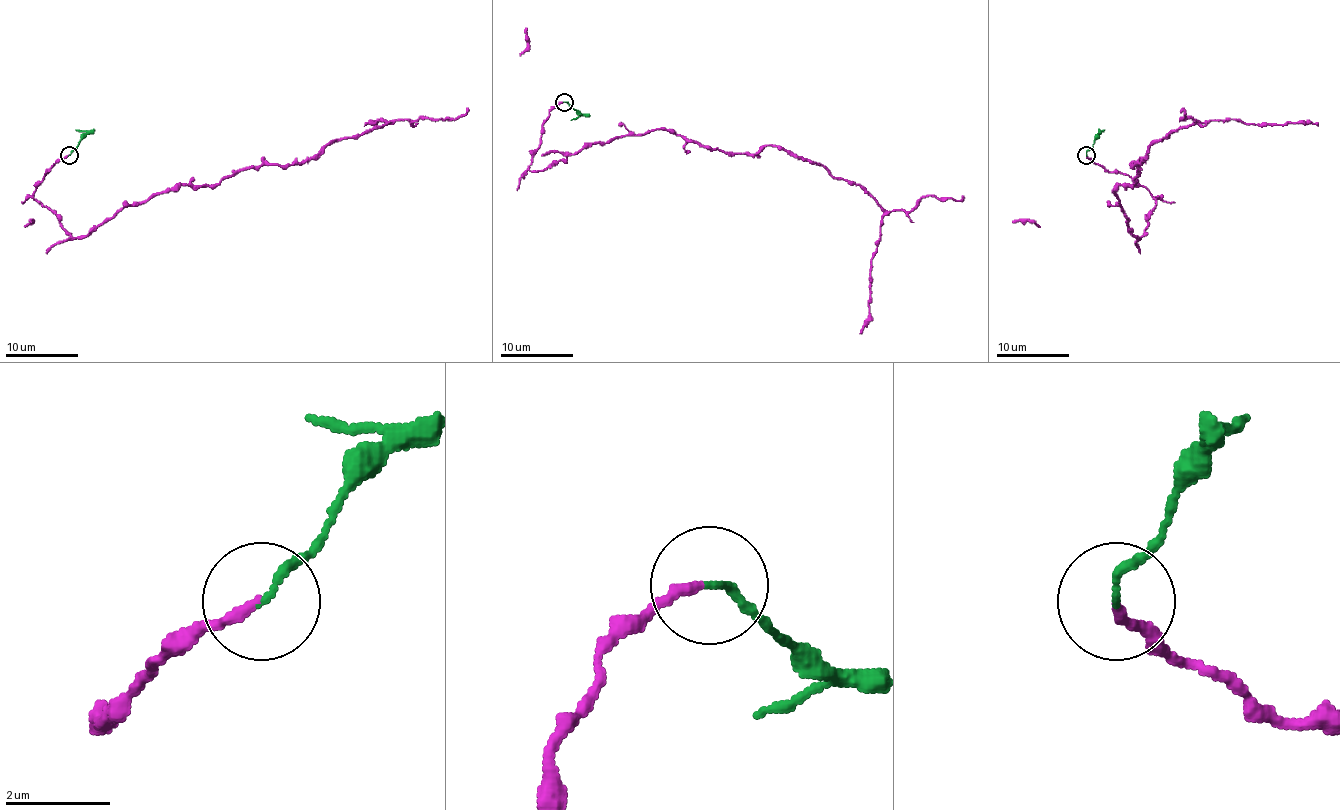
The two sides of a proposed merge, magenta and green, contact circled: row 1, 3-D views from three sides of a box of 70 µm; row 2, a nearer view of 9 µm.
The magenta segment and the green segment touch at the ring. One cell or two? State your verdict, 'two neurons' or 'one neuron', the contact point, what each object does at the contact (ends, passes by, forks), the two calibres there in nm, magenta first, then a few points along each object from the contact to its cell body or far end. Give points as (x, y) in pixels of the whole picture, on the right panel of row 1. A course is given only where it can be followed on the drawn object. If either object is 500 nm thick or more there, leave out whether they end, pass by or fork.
one neuron; at (1086, 155); magenta ends there; green ends there; 190 nm thick on the magenta side, 130 nm on the other; magenta runs (1087, 155), (1154, 196), (1139, 237), (1114, 191), (1132, 186), (1130, 164), (1161, 138), (1196, 122), (1318, 125); green runs (1087, 155), (1098, 133), (1105, 129)

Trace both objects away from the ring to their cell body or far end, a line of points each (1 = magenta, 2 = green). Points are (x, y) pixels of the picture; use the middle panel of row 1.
1: (564, 102), (529, 170), (671, 129), (726, 153), (784, 148), (859, 184), (883, 211), (859, 334)
2: (564, 102), (578, 113), (571, 120)

